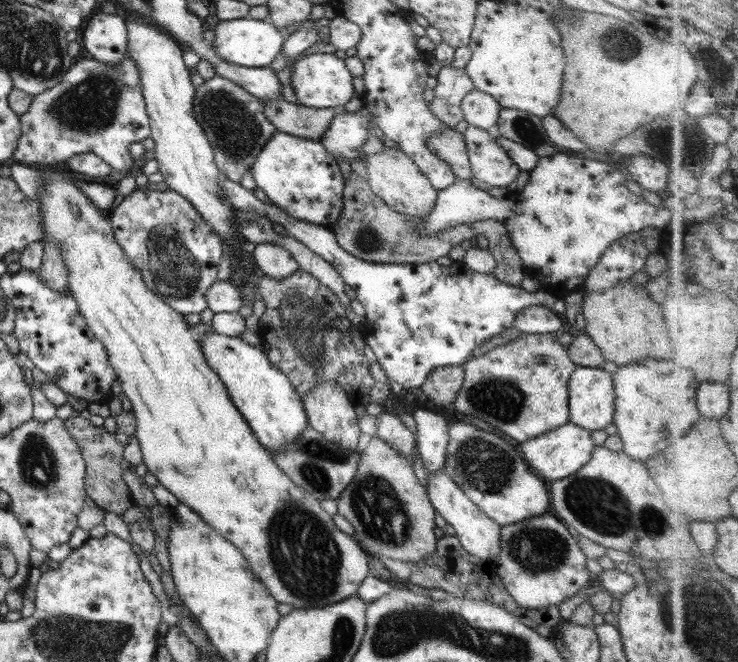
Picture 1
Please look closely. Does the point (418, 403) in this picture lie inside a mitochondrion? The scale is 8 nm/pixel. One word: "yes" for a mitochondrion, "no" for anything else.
no

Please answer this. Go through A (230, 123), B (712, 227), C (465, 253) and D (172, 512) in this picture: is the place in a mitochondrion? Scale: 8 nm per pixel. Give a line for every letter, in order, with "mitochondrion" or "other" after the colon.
A: mitochondrion
B: other
C: other
D: other

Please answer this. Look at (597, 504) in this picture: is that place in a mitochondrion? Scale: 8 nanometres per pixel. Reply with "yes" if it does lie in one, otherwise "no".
yes

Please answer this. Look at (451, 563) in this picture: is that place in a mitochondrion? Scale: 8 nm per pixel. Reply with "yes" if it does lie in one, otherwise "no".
no

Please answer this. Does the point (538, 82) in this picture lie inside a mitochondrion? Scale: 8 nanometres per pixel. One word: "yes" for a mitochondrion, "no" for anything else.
no

